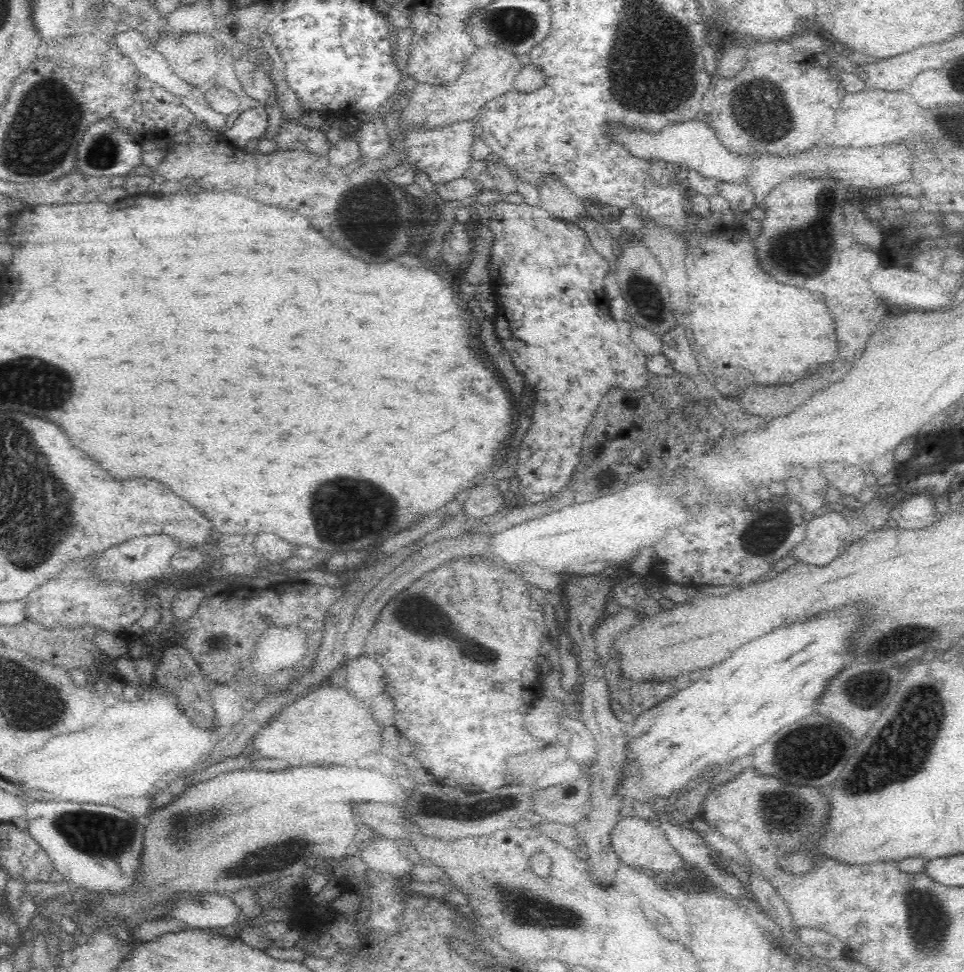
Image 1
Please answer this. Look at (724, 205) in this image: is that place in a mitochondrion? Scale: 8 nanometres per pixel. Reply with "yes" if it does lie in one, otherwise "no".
no

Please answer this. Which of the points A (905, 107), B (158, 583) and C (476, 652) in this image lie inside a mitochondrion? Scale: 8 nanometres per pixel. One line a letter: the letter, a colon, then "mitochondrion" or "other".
A: other
B: other
C: mitochondrion

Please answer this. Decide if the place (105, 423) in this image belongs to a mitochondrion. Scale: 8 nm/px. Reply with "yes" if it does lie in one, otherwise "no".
no

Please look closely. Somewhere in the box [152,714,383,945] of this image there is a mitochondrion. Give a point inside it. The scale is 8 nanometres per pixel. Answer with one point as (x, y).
(255, 862)

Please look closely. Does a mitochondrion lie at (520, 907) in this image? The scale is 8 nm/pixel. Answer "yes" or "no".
yes

